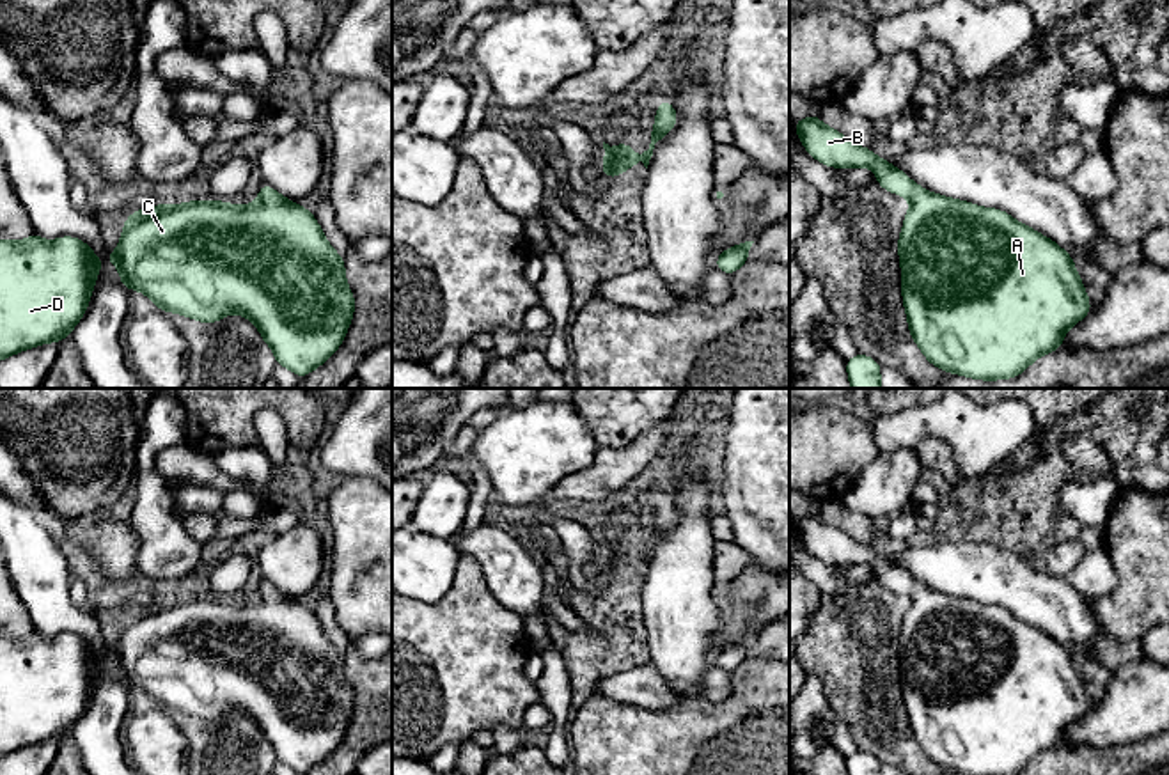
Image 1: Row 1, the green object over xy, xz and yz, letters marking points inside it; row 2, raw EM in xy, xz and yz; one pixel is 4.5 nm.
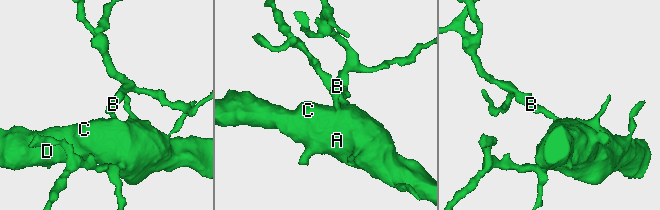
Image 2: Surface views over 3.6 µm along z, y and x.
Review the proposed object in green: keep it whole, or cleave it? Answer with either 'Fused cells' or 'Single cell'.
Single cell

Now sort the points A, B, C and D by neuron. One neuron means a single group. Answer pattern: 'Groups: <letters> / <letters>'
Groups: A B C D

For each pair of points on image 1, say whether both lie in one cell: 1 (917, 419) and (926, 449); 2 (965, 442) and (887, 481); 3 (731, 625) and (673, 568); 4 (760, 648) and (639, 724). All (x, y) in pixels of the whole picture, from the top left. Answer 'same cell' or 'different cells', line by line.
1: different cells
2: different cells
3: different cells
4: different cells

